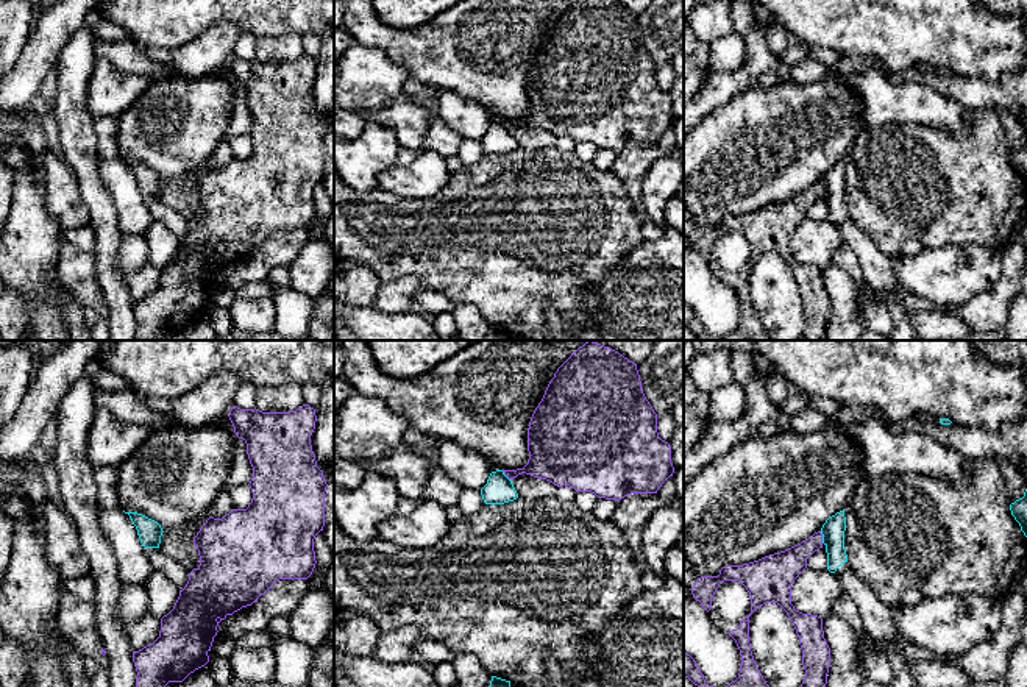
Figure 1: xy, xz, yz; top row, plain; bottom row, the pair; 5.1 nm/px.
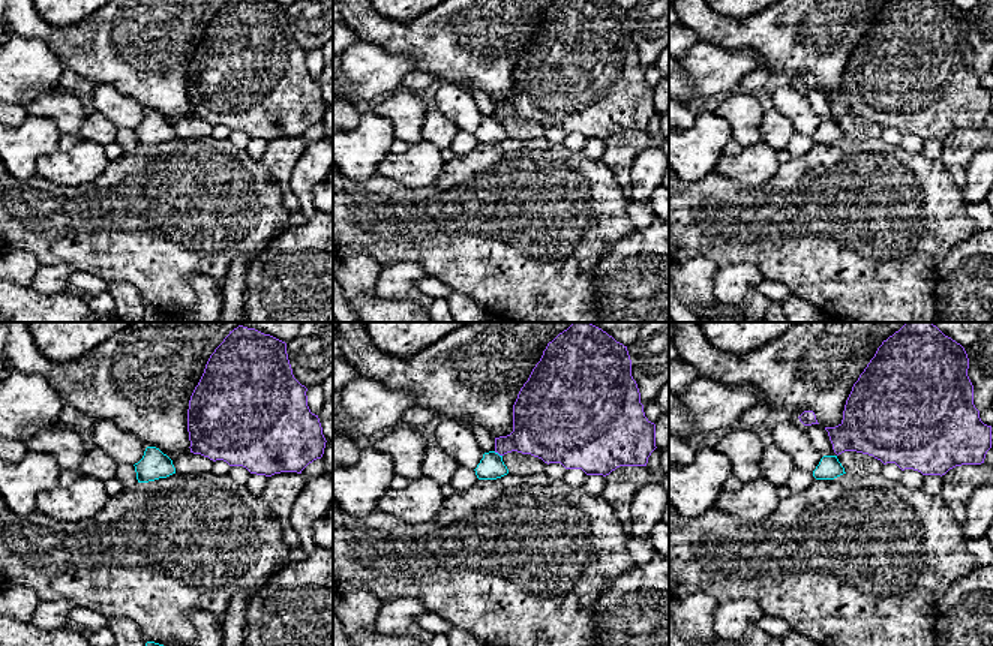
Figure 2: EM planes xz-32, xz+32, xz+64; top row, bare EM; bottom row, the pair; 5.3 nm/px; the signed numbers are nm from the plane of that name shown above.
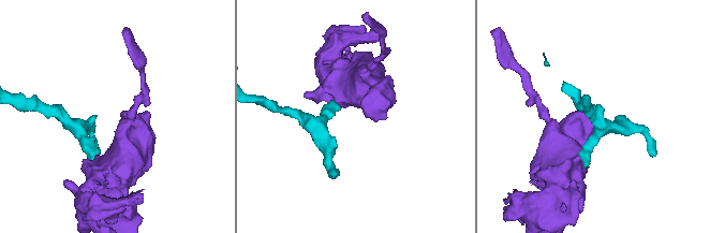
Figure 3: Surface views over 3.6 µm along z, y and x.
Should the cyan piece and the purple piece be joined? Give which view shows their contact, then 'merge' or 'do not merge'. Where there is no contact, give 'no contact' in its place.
contact in yz; do not merge

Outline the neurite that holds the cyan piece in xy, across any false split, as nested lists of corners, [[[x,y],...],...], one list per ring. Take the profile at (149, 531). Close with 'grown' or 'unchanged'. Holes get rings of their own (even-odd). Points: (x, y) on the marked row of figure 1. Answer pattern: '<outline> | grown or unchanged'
[[[125,512],[125,514],[130,515],[133,525],[136,526],[142,546],[159,548],[161,536],[164,532],[161,525],[137,512]]] | unchanged

